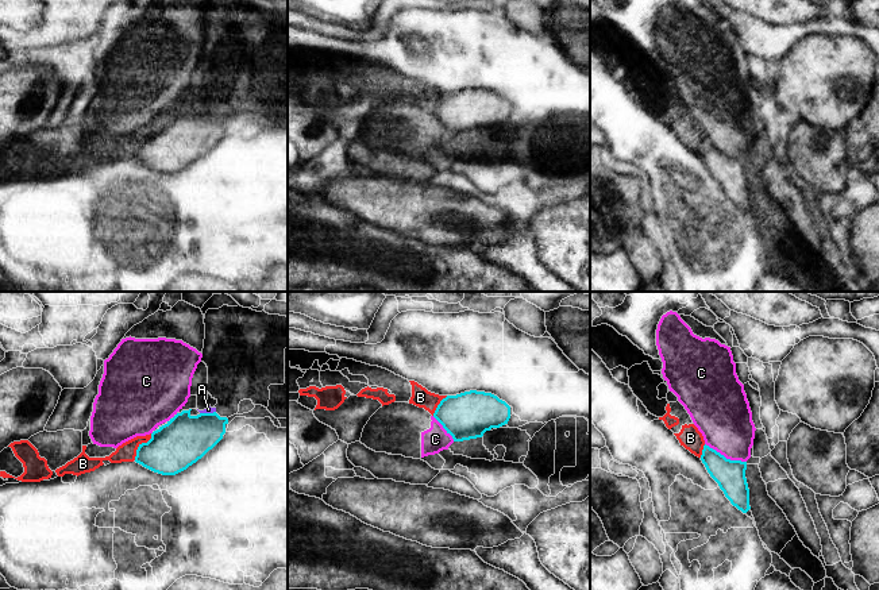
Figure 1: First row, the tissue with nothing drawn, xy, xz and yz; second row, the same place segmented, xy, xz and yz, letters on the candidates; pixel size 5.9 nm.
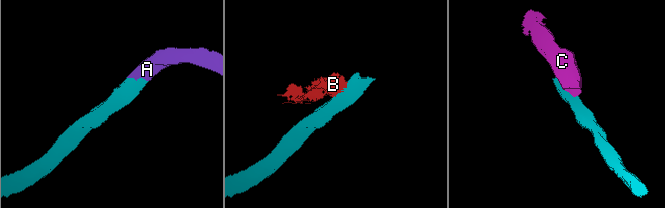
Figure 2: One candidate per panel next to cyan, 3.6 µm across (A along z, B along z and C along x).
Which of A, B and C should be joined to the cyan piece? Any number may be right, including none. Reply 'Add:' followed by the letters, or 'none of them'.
Add: A

